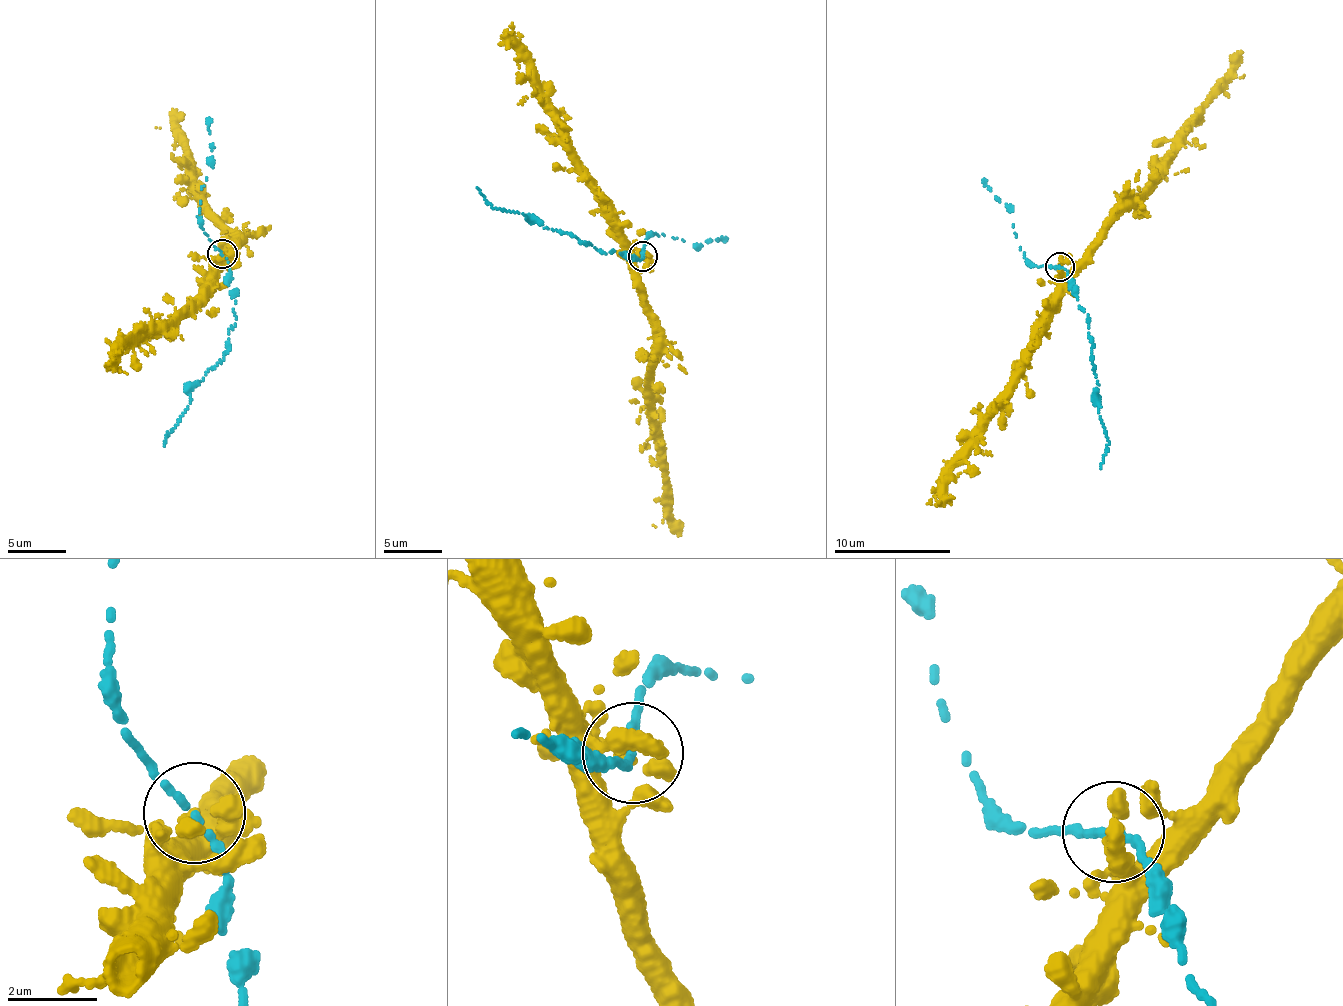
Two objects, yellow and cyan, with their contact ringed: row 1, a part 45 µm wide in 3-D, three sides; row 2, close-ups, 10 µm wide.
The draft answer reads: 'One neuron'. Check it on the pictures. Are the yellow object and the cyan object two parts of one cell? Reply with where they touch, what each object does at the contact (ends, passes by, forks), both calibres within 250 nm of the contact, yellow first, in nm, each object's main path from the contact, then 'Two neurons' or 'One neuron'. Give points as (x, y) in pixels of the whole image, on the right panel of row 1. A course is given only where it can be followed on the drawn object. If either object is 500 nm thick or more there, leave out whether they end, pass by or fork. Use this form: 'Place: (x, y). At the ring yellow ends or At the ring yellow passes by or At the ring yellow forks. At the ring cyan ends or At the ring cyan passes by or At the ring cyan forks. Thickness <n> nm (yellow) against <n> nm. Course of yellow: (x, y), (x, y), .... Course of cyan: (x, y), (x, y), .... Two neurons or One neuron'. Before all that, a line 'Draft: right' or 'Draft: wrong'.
Draft: right
Place: (1059, 267). At the ring yellow passes by. At the ring cyan passes by. Thickness 100 nm (yellow) against 140 nm. Course of yellow: (1061, 267), (1063, 260), (1083, 258), (1110, 212), (1130, 202), (1156, 173), (1217, 81), (1236, 68), (1243, 77). Course of cyan: (1059, 268), (1067, 271), (1079, 308), (1088, 314), (1098, 412), (1107, 440), (1100, 468). One neuron

